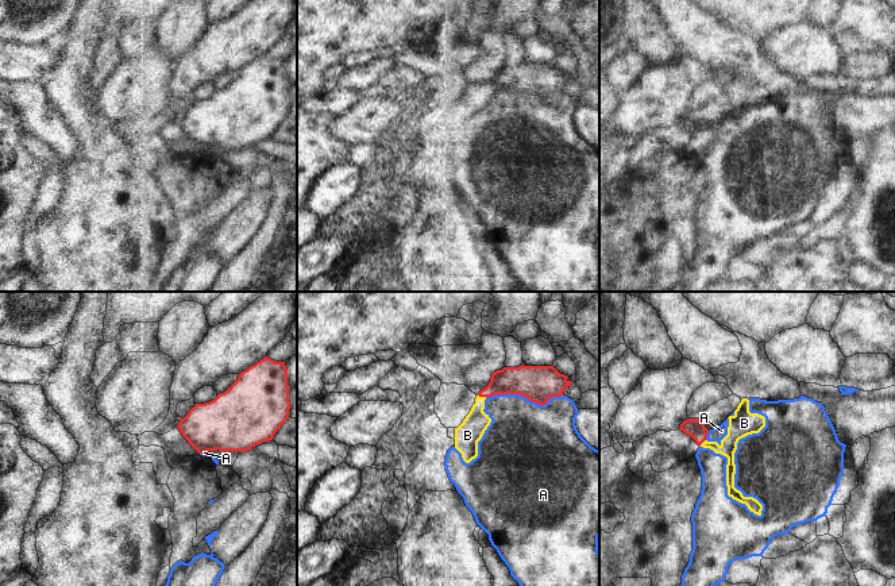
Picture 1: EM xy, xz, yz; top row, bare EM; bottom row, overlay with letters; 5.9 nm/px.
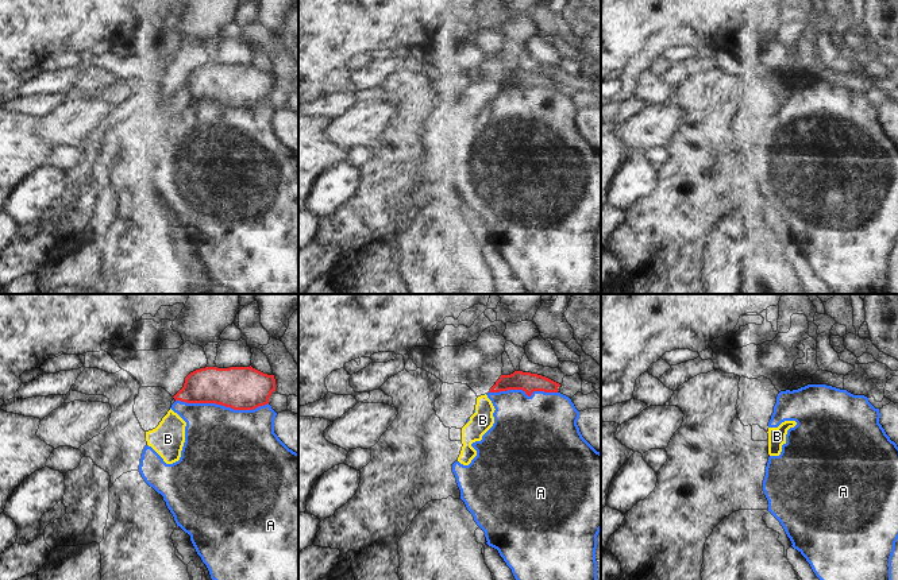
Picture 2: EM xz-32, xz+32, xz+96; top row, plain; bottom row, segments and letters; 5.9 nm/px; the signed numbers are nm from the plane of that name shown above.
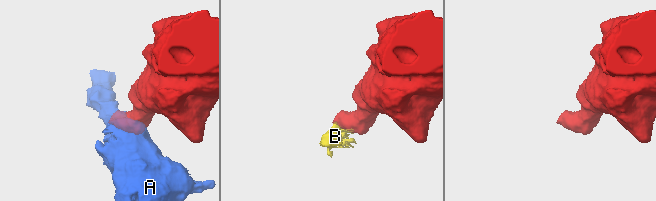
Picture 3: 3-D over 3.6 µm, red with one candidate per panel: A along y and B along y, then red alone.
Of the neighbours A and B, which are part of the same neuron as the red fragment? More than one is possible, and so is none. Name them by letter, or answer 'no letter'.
no letter

